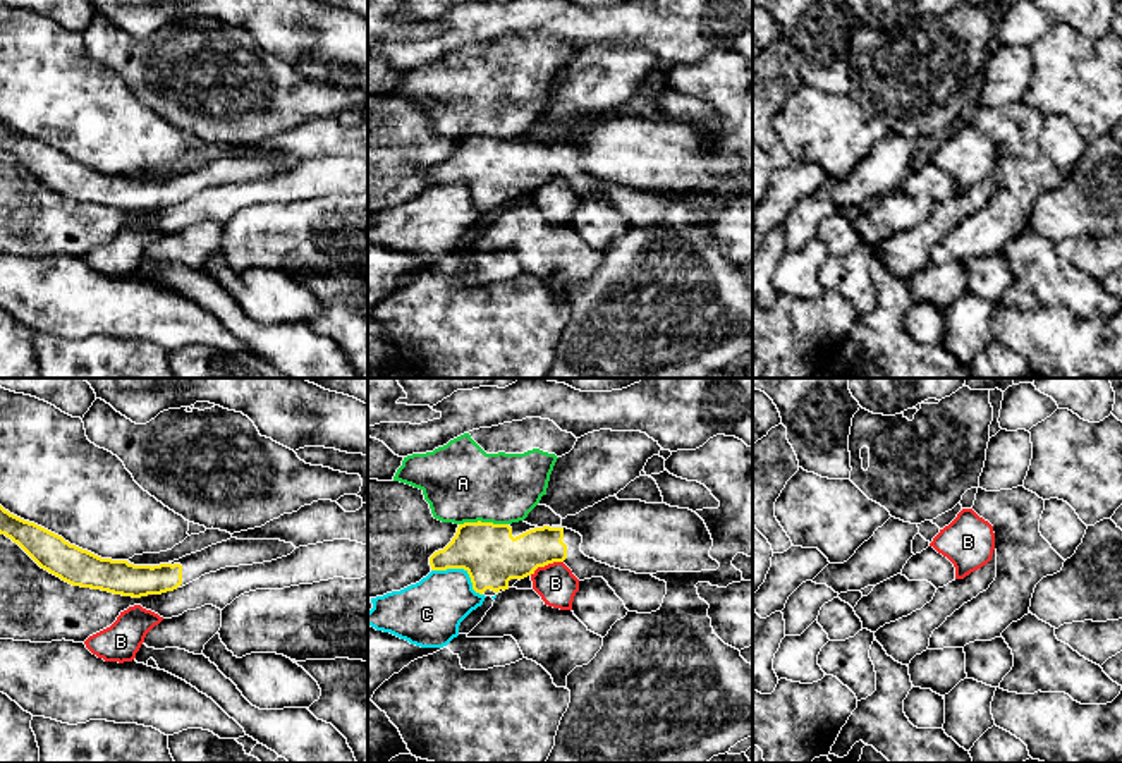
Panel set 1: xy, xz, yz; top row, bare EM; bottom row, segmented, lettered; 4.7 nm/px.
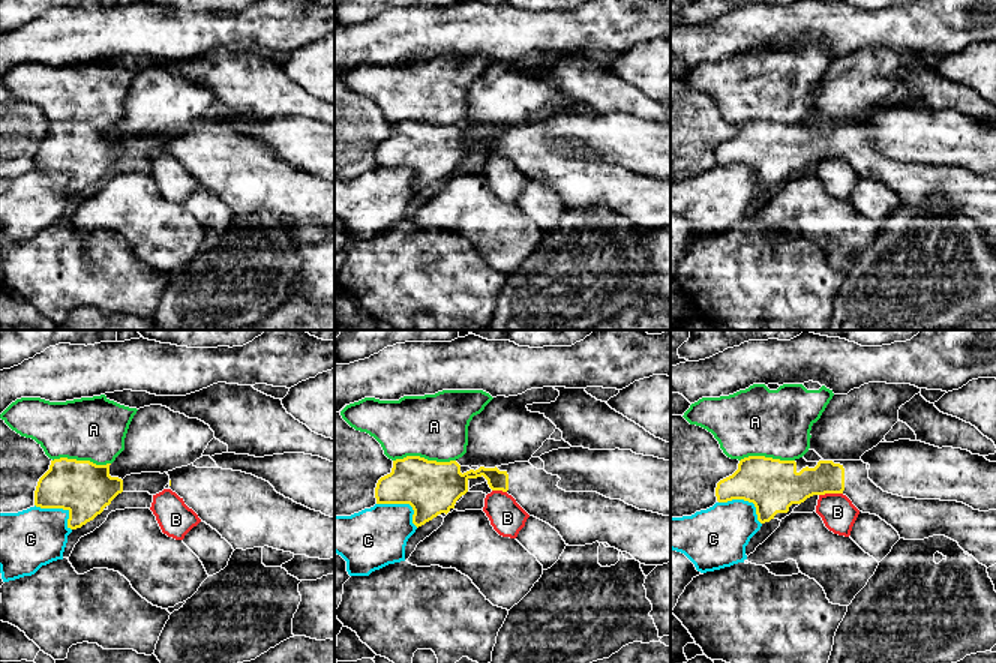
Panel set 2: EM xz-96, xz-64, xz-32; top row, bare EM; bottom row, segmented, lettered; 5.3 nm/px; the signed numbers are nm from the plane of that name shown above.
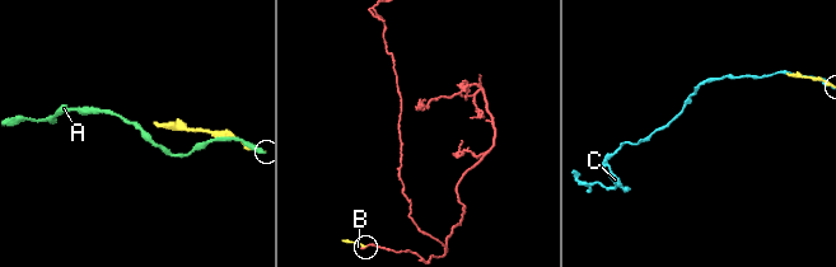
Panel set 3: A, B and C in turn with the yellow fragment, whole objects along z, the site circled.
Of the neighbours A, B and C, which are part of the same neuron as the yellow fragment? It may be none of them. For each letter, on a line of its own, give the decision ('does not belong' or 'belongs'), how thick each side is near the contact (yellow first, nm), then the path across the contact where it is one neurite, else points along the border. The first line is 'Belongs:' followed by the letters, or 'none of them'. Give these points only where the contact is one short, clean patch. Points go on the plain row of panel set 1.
Belongs: none of them
A: does not belong; calibres 280 and 360 nm
B: does not belong; calibres 260 and 190 nm; border xz (562, 176), (538, 181), (530, 189)
C: does not belong; calibres 280 and 300 nm

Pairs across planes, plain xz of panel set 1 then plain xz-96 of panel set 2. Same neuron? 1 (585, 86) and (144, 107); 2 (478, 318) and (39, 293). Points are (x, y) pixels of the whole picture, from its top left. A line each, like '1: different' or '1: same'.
1: same
2: same

